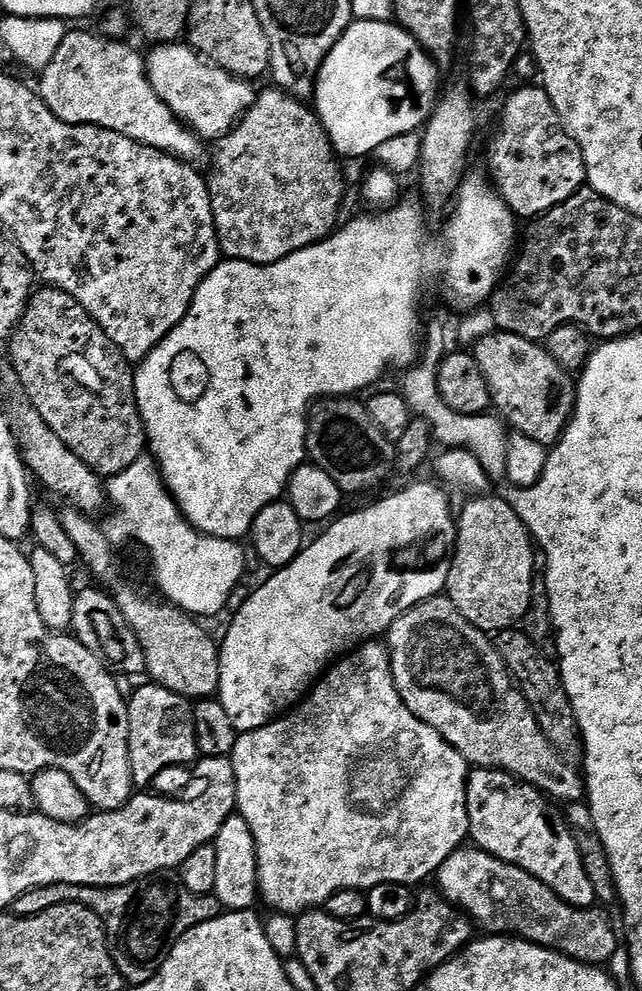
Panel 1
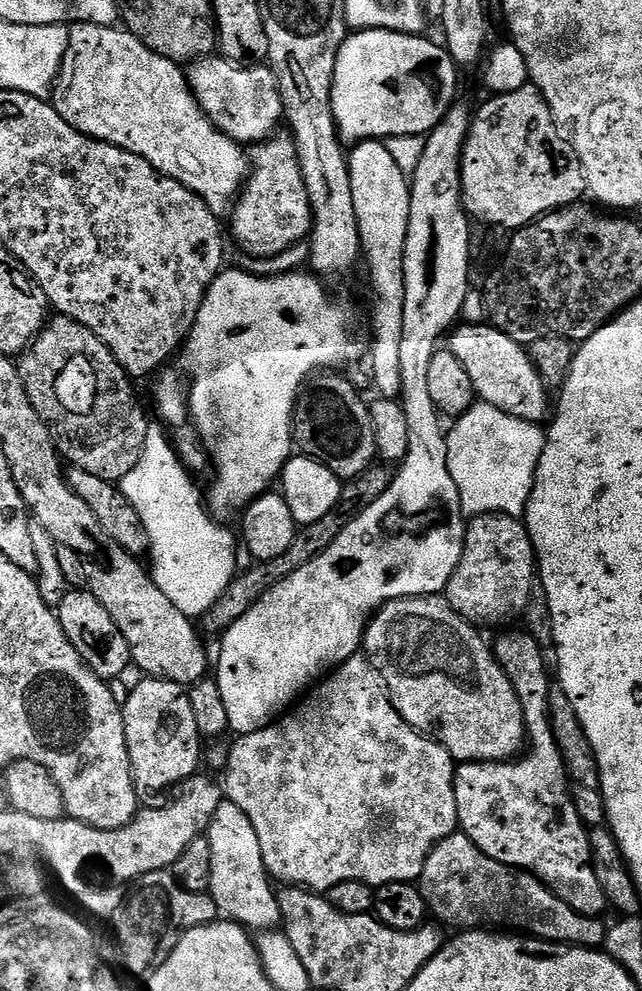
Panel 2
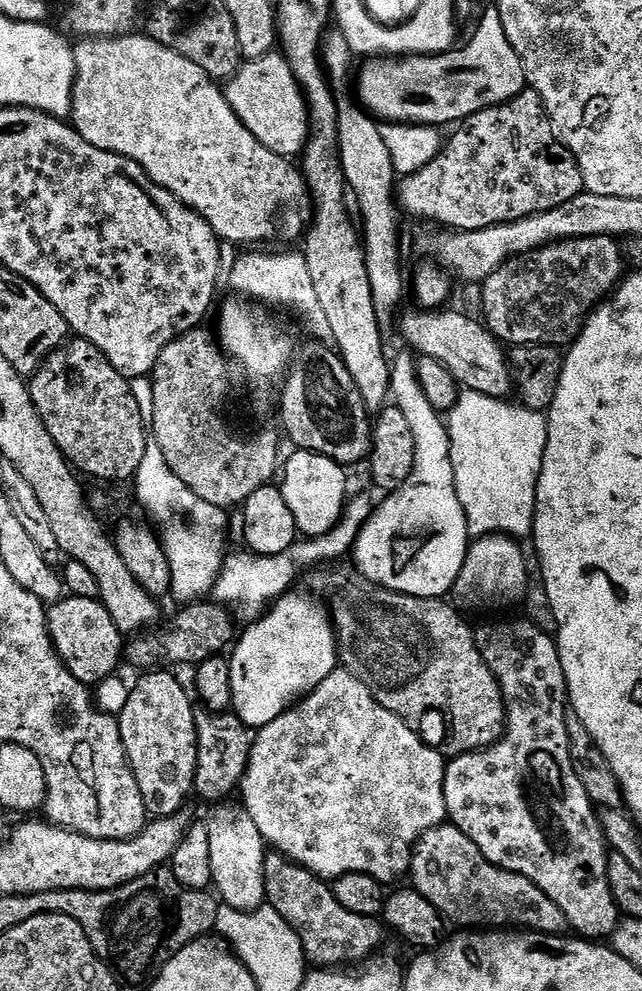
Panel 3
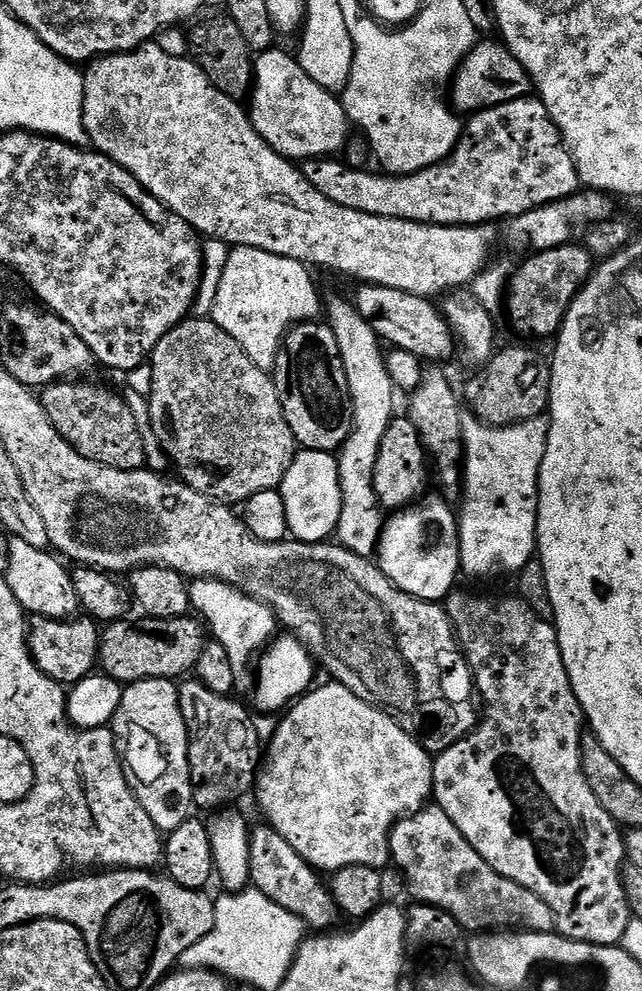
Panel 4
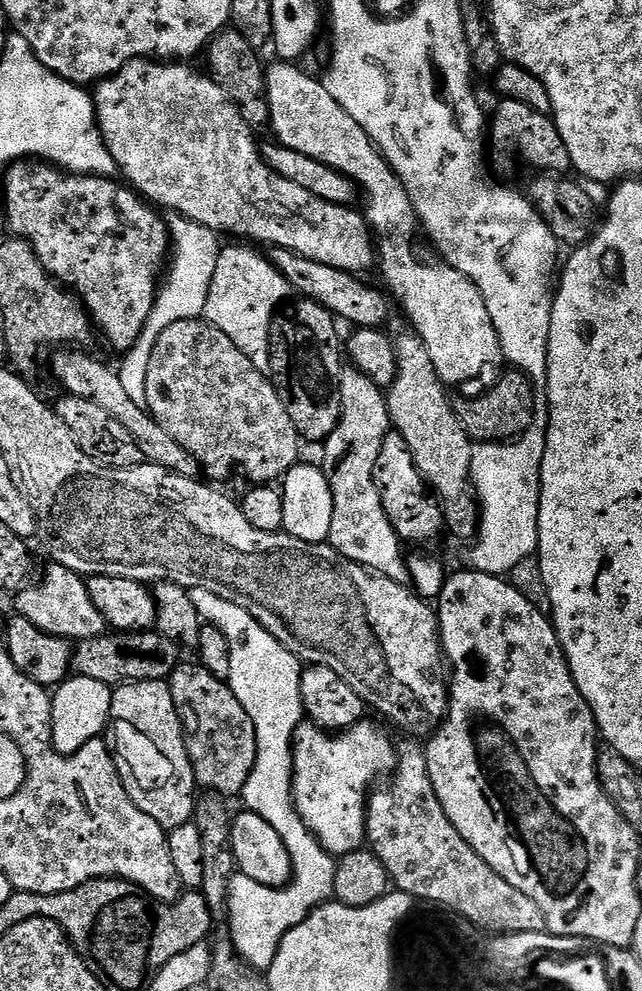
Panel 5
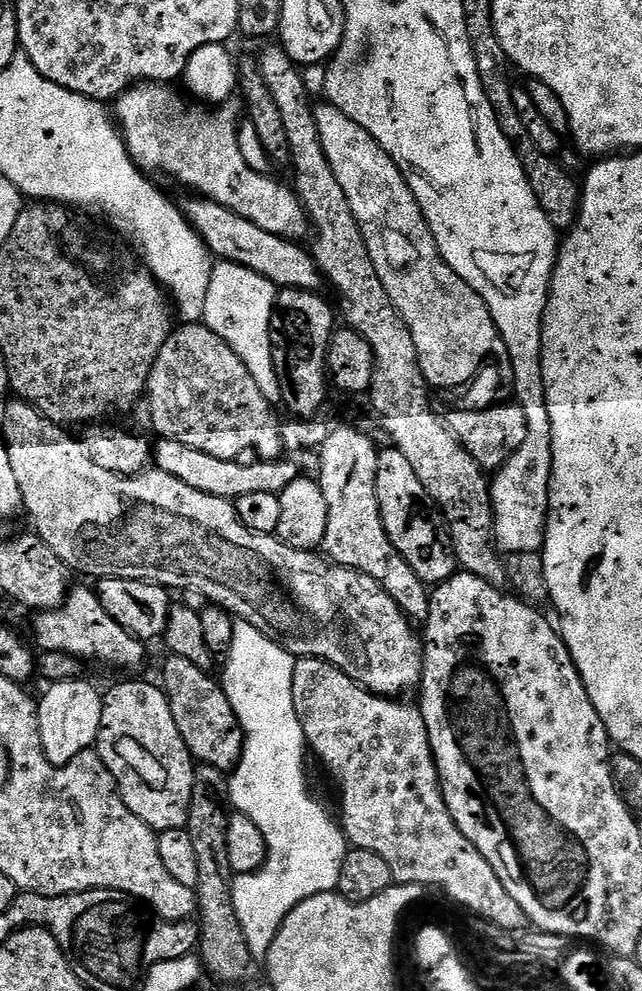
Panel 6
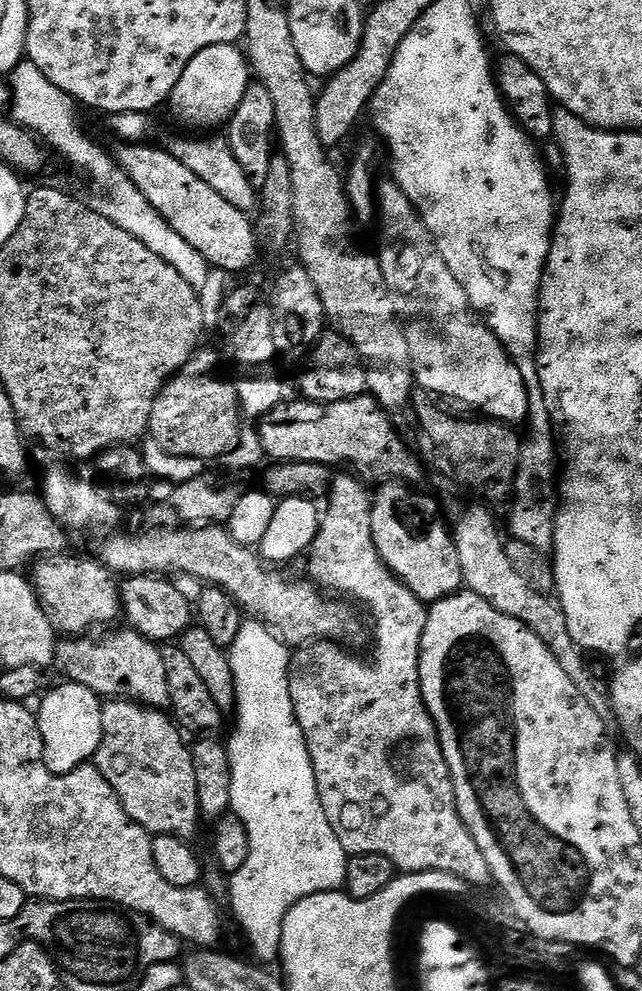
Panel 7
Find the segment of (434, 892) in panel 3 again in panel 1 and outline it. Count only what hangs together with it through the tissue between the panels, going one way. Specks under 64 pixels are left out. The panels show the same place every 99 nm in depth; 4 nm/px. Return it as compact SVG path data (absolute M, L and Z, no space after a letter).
M465 846L460 848L446 862L442 862L440 871L434 877L438 882L438 891L445 900L460 909L469 917L473 925L480 924L489 933L528 940L543 948L561 952L580 964L606 966L610 958L622 946L622 940L616 937L616 928L612 920L599 907L575 908L568 904L550 886L538 882L526 870L513 864L502 862L481 848Z

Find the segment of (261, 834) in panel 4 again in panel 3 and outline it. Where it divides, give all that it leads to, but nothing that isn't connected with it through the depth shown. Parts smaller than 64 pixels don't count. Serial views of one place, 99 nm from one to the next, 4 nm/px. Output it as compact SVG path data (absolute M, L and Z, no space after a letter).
M272 850L265 855L263 874L265 901L275 908L278 914L282 914L282 918L286 918L289 926L296 931L309 965L317 964L320 967L317 969L320 970L340 970L345 966L359 965L379 949L376 947L380 944L381 921L374 916L350 914L350 910L346 910L338 903L338 898L334 898L331 887L301 864L295 864L293 860L287 860L279 852Z

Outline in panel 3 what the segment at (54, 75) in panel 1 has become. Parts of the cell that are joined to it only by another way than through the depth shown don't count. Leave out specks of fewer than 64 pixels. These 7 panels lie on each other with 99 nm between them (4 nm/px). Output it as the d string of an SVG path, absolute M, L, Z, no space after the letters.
M146 34L136 35L84 38L73 47L76 81L72 87L72 115L70 117L72 127L78 134L82 134L82 138L86 138L86 142L90 142L90 146L98 146L98 150L110 150L114 154L138 162L138 166L142 166L142 170L146 170L148 177L154 182L158 182L158 186L170 190L170 194L174 194L174 198L178 198L183 204L193 208L202 218L206 218L206 222L221 241L237 246L243 246L243 244L260 246L258 244L263 240L274 239L276 232L284 240L297 239L296 241L299 241L305 235L306 225L309 223L310 213L313 211L312 201L308 195L308 185L304 183L303 171L299 167L292 168L291 159L274 154L274 150L262 146L262 142L258 142L254 138L254 134L250 134L250 130L246 130L246 126L242 126L238 114L234 114L221 85L208 76L206 70L202 70L202 66L190 62L190 58L182 58L182 54L162 46L157 40L151 40Z

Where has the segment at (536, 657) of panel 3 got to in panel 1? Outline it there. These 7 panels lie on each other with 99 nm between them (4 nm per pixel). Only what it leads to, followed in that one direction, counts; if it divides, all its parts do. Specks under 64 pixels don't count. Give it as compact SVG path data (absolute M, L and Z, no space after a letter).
M473 767L468 774L466 810L470 814L468 835L475 847L481 848L486 854L502 862L526 870L526 874L550 886L554 894L558 894L566 903L572 904L575 908L590 908L597 903L594 885L582 866L582 854L578 854L576 832L568 827L568 821L562 815L561 809L543 792L508 772L498 771L497 768Z

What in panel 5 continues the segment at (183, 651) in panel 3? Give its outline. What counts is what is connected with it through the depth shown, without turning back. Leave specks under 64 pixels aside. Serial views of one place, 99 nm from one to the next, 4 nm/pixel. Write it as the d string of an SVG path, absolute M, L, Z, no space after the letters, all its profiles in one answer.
M155 630L113 631L96 636L93 640L79 641L72 649L71 671L82 678L94 678L111 686L151 680L167 681L176 665L181 663L180 655L182 652L178 645Z

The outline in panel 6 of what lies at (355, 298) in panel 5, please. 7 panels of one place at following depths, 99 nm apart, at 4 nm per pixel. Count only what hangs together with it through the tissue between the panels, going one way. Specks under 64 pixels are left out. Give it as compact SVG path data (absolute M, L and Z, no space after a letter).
M188 199L192 200L182 204L184 217L217 261L228 261L245 267L269 279L277 289L297 288L307 292L320 292L325 287L326 281L320 267L316 265L316 260L307 247L301 246L297 241L283 240L280 236L270 234L270 230L262 230L262 226L246 222L246 218L226 210L224 206L218 206L212 200Z

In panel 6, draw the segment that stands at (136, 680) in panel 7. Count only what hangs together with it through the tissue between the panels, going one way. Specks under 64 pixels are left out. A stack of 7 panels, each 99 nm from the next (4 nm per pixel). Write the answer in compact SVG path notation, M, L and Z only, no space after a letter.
M73 587L61 608L55 608L53 612L37 612L34 619L34 644L40 652L61 652L77 656L81 662L93 660L112 668L136 668L144 660L145 641L137 639L108 615L91 587Z

